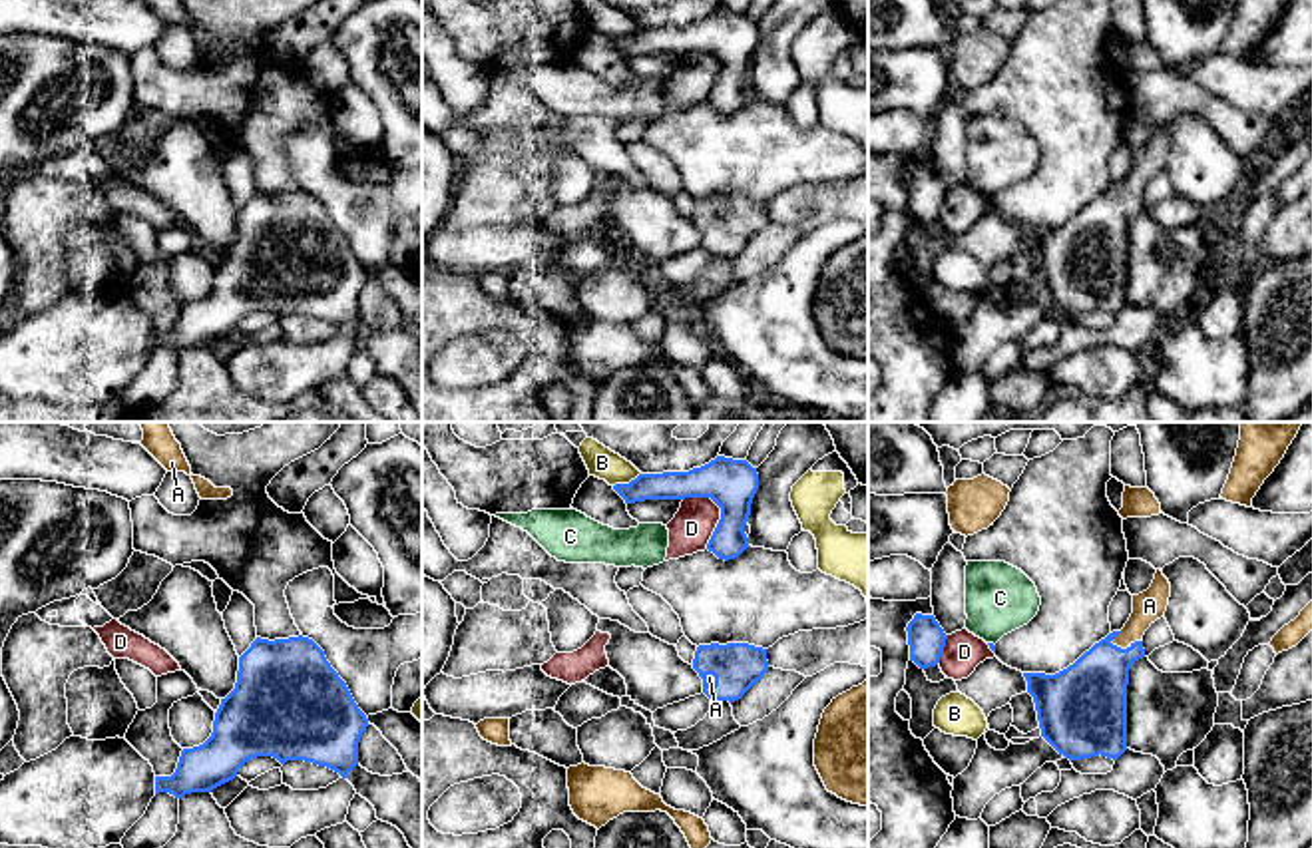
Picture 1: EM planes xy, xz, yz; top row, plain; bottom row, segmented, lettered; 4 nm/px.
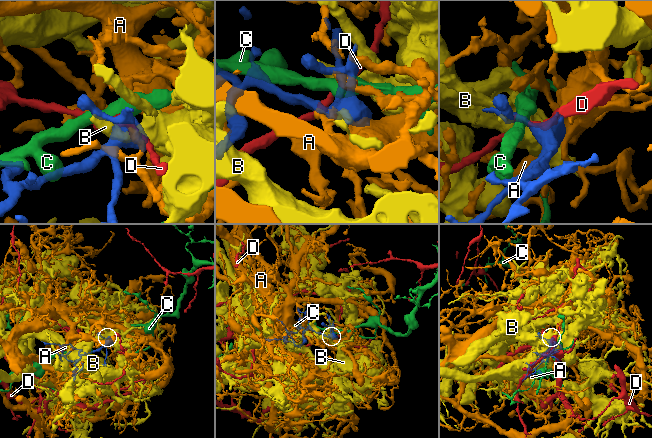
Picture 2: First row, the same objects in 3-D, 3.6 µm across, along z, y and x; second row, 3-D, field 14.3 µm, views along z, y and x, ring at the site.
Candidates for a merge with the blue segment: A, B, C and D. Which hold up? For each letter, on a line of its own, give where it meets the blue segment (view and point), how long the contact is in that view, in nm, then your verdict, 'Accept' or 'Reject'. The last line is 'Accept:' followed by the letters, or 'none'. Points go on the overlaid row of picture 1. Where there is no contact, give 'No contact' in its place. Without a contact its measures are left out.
A: Touches blue at yz (1127, 647). Shared border 140 nm. Accept
B: Touches blue at xz (626, 484). Shared border 130 nm. Reject
C: Touches blue at yz (992, 643). Shared border 40 nm. Reject
D: Touches blue at xz (721, 512). Shared border 240 nm. Reject
Accept: A

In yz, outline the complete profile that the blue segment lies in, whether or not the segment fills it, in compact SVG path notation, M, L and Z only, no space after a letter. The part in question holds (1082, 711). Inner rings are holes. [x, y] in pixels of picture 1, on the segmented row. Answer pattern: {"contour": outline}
{"contour": "M1157 569L1151 587L1133 595L1133 613L1121 631L1109 633L1095 643L1067 669L1045 673L1023 673L1027 693L1033 697L1041 737L1065 758L1081 760L1107 756L1117 760L1127 750L1127 685L1129 669L1145 657L1143 635L1161 617L1165 617L1171 597L1171 583Z"}

